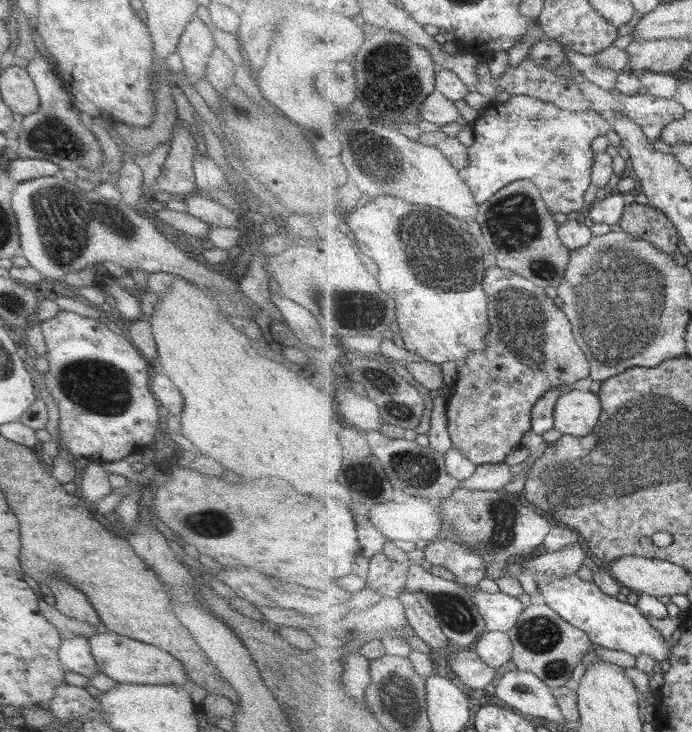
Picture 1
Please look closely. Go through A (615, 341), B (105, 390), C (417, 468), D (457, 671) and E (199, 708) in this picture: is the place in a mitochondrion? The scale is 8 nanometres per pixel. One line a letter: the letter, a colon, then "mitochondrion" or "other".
A: mitochondrion
B: mitochondrion
C: mitochondrion
D: other
E: other

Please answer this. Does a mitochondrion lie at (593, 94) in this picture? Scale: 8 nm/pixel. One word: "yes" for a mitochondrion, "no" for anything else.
no

